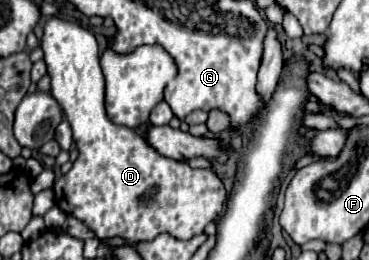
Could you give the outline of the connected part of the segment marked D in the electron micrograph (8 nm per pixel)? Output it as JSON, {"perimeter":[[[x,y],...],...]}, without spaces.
{"perimeter":[[[52,17],[44,25],[42,33],[42,51],[44,61],[48,65],[48,75],[52,77],[52,97],[60,103],[64,117],[72,125],[74,143],[80,151],[80,157],[74,161],[72,169],[62,175],[54,183],[56,205],[74,215],[76,219],[84,221],[98,237],[114,237],[120,235],[128,241],[150,241],[158,233],[168,231],[176,239],[190,239],[204,231],[210,221],[216,221],[220,215],[220,195],[226,195],[226,189],[218,175],[210,169],[192,169],[188,163],[180,163],[176,159],[168,159],[158,155],[152,147],[146,145],[142,135],[136,131],[116,125],[104,109],[104,75],[100,69],[100,53],[94,35],[60,17]]]}

